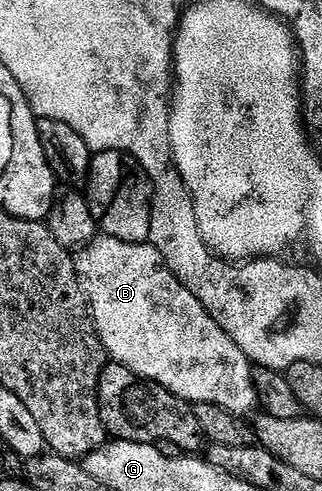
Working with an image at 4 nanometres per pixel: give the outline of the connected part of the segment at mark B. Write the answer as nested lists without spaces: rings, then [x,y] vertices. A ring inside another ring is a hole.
[[[98,234],[85,248],[75,253],[74,259],[76,273],[90,305],[92,320],[96,323],[96,333],[100,335],[104,349],[115,363],[126,366],[146,380],[161,384],[191,405],[213,403],[243,418],[248,416],[247,412],[257,411],[252,361],[242,354],[230,334],[226,334],[226,330],[214,322],[202,302],[198,302],[198,298],[194,298],[194,294],[170,271],[162,254],[158,254],[151,242],[131,244]]]

